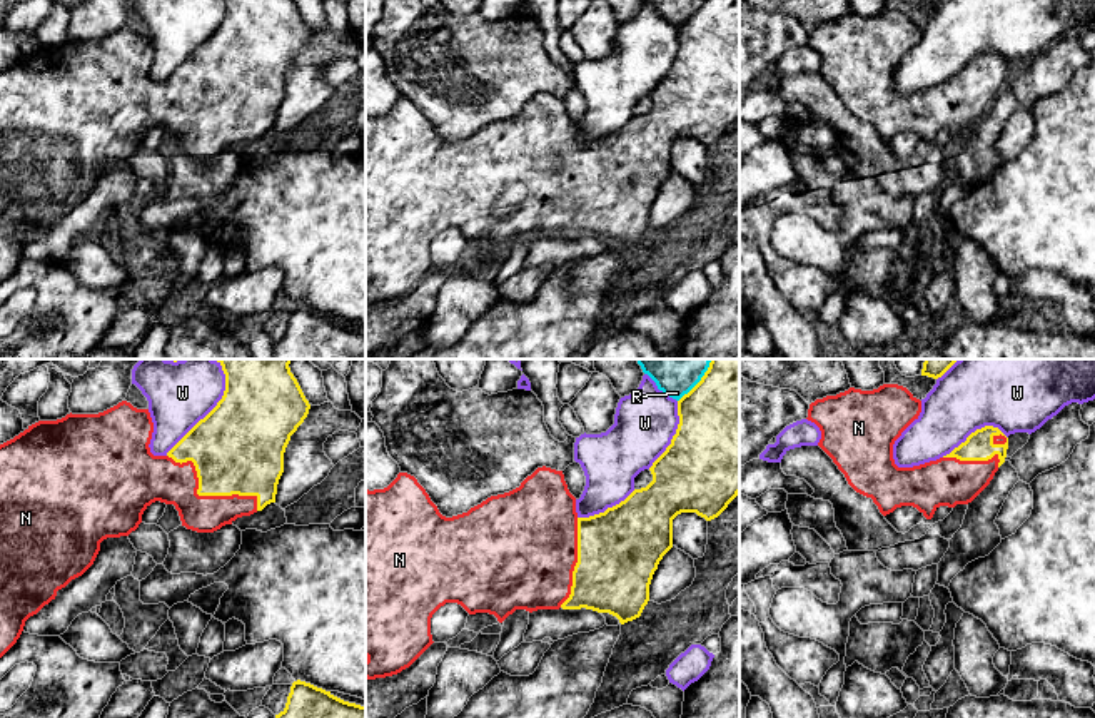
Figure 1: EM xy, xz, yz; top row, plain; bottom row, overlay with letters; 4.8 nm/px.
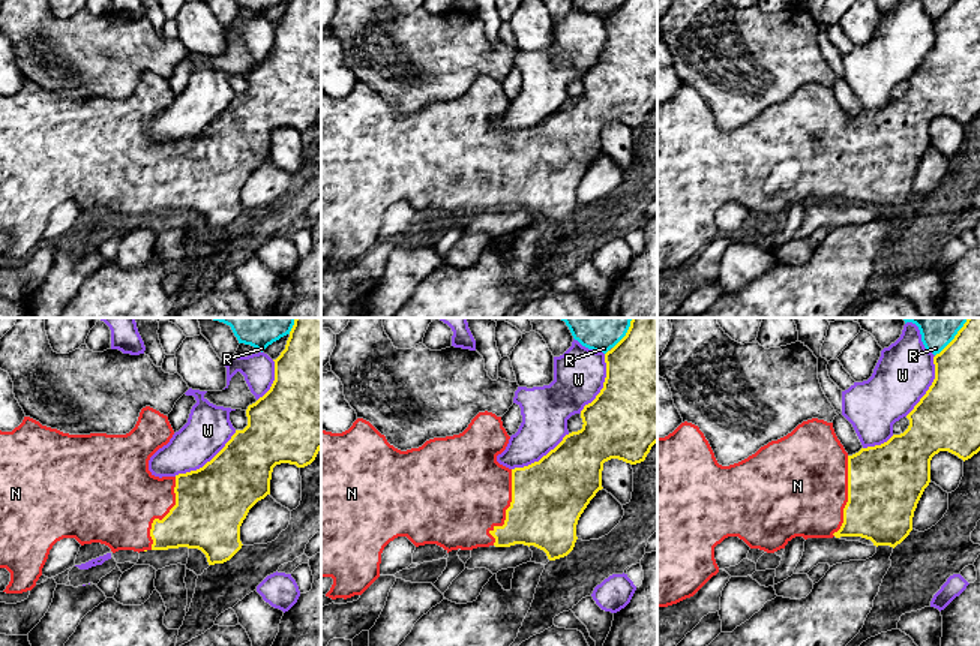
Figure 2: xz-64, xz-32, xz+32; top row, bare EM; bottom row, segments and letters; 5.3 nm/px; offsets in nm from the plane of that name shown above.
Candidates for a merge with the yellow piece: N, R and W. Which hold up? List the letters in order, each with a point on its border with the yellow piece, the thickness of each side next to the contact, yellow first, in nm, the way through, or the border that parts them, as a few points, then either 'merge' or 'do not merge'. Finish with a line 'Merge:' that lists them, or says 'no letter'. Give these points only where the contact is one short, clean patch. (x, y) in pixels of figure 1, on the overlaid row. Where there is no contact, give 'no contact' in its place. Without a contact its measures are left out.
N: meets yellow in xy at (206, 495); 420 nm thick on the yellow side, 220 nm on the other; merge
R: meets yellow in xz at (700, 381); 500 nm thick on the yellow side, 300 nm on the other; do not merge
W: meets yellow in xy at (214, 408); 440 nm thick on the yellow side, 320 nm on the other; do not merge
Merge: N

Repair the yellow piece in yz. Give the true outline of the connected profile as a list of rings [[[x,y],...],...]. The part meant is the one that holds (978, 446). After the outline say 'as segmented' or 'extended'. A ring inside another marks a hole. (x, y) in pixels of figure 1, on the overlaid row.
[[[883,384],[873,391],[850,387],[836,396],[816,399],[810,404],[806,419],[820,427],[818,446],[833,459],[848,484],[856,493],[871,498],[883,516],[896,508],[913,506],[931,519],[940,506],[968,504],[990,484],[1005,463],[1008,437],[998,427],[985,426],[936,461],[898,468],[893,459],[893,444],[920,412],[921,401],[906,387]]]; extended

